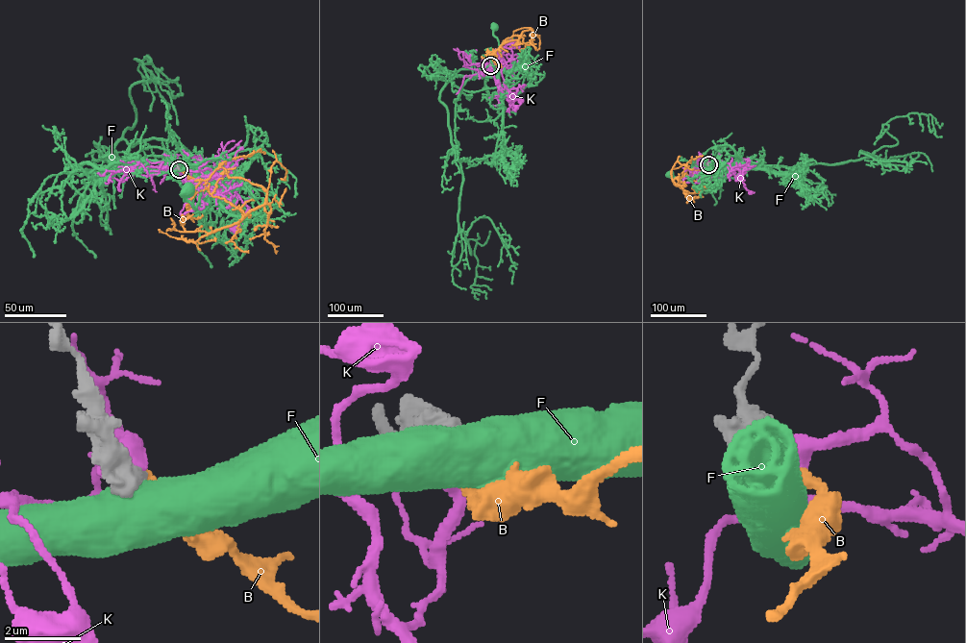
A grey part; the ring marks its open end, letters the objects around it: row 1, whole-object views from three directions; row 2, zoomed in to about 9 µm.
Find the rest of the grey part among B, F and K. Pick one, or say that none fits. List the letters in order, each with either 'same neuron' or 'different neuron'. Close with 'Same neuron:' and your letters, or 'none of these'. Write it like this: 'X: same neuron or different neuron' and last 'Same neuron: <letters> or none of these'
B: same neuron
F: different neuron
K: different neuron
Same neuron: B

